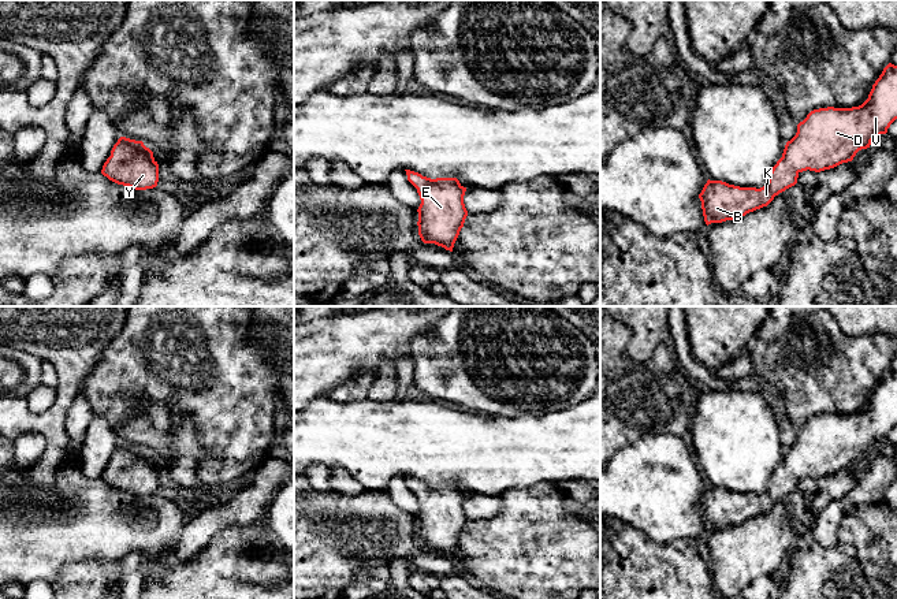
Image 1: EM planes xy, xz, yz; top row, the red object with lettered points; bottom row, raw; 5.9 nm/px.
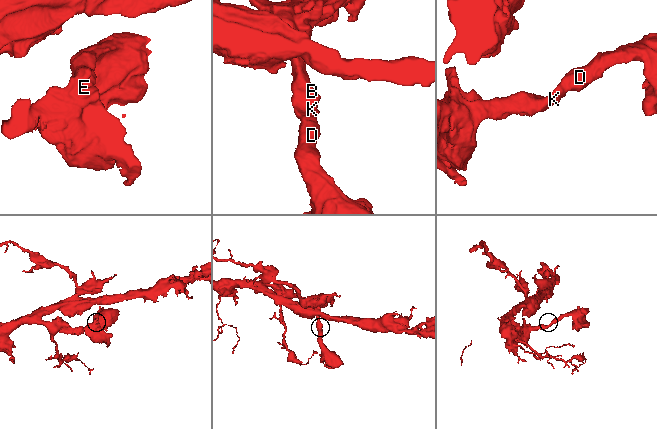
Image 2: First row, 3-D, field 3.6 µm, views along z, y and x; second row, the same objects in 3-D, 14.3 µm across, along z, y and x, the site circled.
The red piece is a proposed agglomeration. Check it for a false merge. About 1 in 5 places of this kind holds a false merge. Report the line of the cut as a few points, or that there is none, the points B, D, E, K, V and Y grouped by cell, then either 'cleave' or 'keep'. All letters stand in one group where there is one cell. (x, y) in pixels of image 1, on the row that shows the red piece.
no cut; B D E K V Y; keep

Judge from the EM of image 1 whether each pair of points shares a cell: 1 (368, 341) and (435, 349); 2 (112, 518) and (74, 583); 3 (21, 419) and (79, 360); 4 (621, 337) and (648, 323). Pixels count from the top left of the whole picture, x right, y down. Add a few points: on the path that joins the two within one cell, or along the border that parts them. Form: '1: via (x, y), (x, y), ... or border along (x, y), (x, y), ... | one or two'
1: border along (435, 324), (412, 341), (410, 356) | two
2: border along (114, 572), (96, 561), (77, 561), (59, 576) | two
3: via (41, 420), (45, 420), (62, 404), (69, 380) | one
4: border along (617, 320), (631, 357), (661, 345) | two

